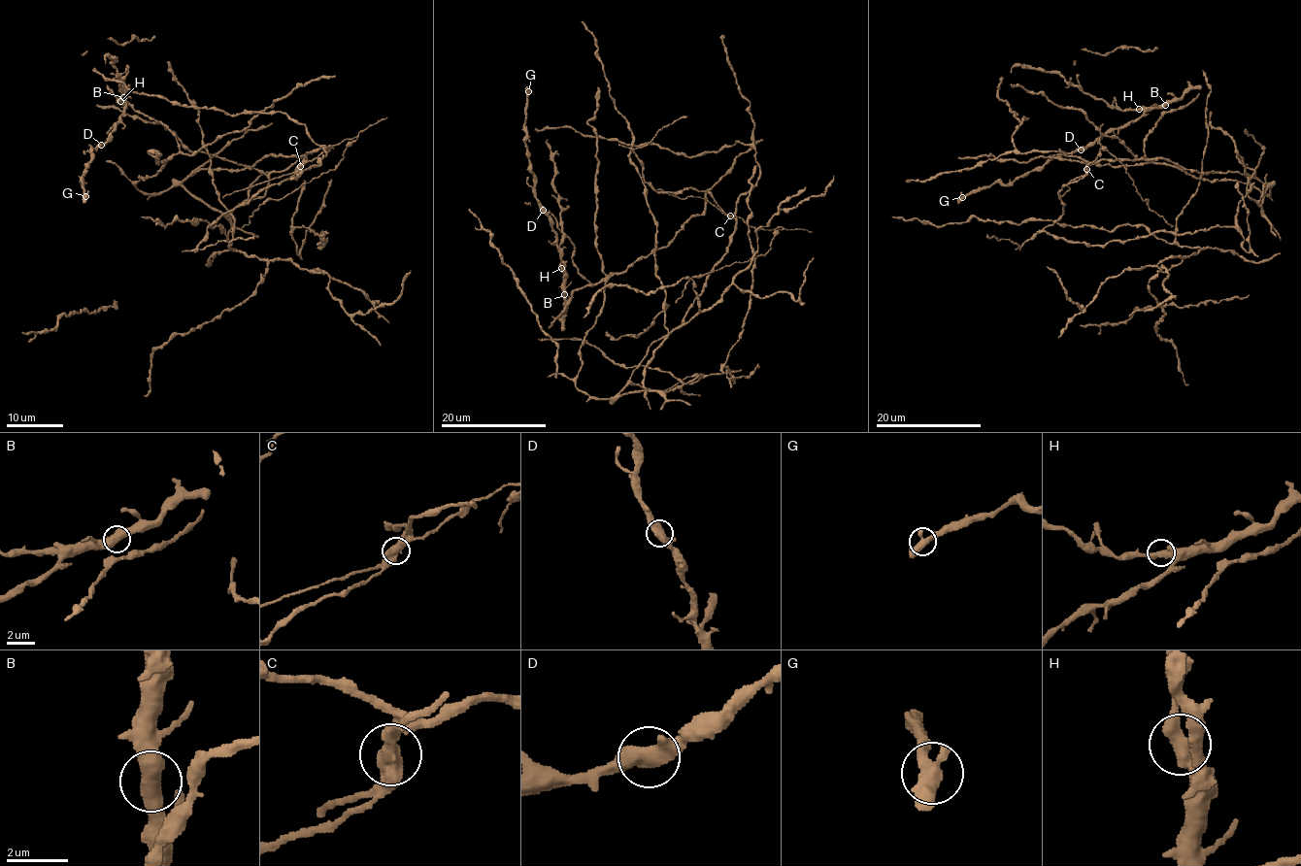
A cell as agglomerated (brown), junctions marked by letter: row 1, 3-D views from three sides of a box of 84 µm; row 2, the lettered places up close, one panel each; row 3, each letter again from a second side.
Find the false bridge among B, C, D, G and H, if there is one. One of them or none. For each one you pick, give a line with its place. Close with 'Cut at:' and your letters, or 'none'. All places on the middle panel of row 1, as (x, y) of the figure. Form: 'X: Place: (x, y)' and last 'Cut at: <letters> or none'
C: Place: (730, 216)
Cut at: C

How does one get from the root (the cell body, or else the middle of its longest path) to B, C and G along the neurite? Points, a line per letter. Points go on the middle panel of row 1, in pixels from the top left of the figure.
B: (729, 238), (684, 319), (611, 398), (582, 392), (575, 380), (580, 345), (616, 274), (564, 294)
C: (729, 238), (736, 223), (730, 216)
G: (729, 238), (630, 381), (611, 398), (582, 392), (580, 345), (616, 274), (564, 297), (528, 91)

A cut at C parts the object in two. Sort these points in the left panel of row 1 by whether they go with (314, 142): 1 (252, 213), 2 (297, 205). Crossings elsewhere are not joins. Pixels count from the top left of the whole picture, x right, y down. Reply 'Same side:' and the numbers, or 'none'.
Same side: 2

